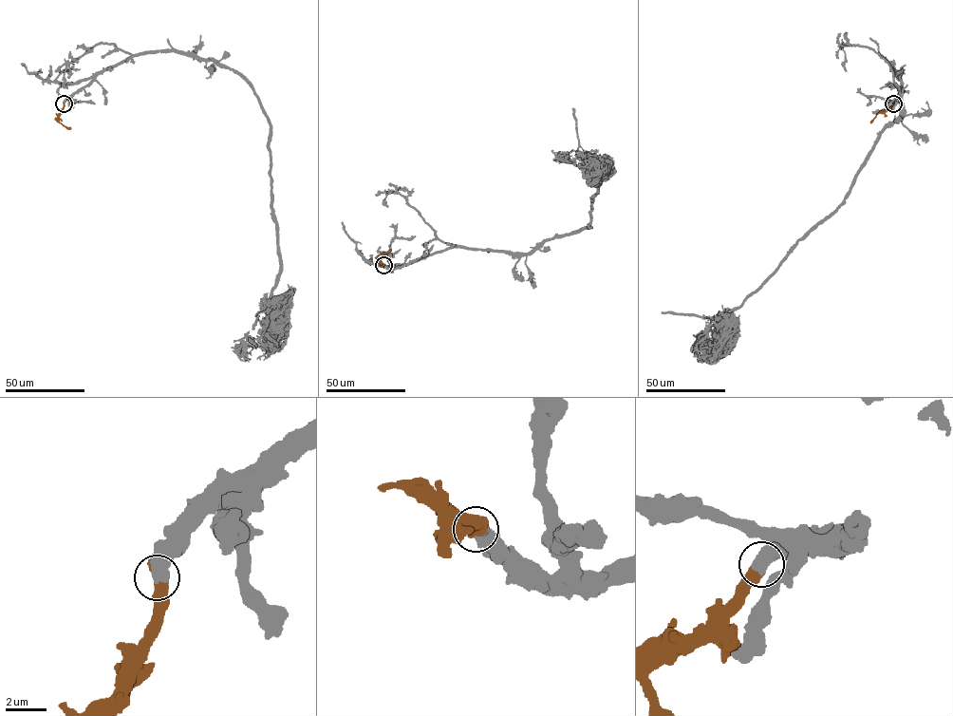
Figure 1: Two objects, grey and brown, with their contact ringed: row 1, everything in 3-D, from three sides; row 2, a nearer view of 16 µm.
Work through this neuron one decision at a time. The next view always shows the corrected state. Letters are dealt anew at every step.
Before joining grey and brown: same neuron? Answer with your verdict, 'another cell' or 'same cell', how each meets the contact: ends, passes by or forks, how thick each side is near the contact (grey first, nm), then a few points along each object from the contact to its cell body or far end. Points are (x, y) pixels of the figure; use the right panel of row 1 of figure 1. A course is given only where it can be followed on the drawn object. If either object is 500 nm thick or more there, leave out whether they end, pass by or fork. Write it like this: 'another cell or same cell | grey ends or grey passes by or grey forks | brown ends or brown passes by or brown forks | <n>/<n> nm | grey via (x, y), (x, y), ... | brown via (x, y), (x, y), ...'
same cell | 700/600 nm | grey via (893, 103), (896, 84), (900, 119), (881, 134), (845, 200), (734, 310), (709, 353), (704, 342), (691, 351) | brown via (893, 103), (879, 112), (870, 122)

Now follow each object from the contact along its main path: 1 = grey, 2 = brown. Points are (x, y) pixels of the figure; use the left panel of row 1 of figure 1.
1: (64, 103), (158, 50), (217, 63), (252, 88), (270, 123), (280, 273), (264, 347), (236, 352), (247, 359)
2: (64, 103), (57, 120), (71, 129)

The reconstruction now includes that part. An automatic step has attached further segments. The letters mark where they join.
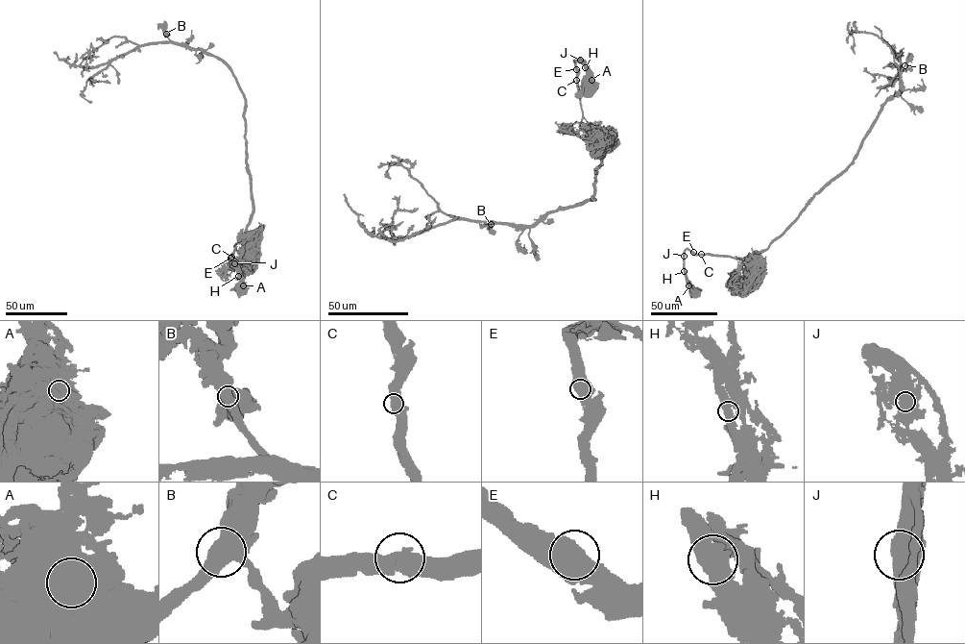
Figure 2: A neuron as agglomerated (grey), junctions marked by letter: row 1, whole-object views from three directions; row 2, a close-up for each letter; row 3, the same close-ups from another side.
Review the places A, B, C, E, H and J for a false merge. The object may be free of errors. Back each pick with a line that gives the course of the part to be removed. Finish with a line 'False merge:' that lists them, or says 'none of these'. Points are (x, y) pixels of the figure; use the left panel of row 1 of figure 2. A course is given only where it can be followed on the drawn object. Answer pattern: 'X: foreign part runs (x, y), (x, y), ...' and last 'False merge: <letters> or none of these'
False merge: none of these

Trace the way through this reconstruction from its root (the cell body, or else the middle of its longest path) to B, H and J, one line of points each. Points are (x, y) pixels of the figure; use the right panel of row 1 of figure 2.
B: (694, 293), (684, 267), (686, 249), (747, 260), (767, 248), (852, 162), (886, 100), (899, 92), (904, 65)
H: (694, 293), (685, 270)
J: (694, 293), (687, 279), (684, 256)

